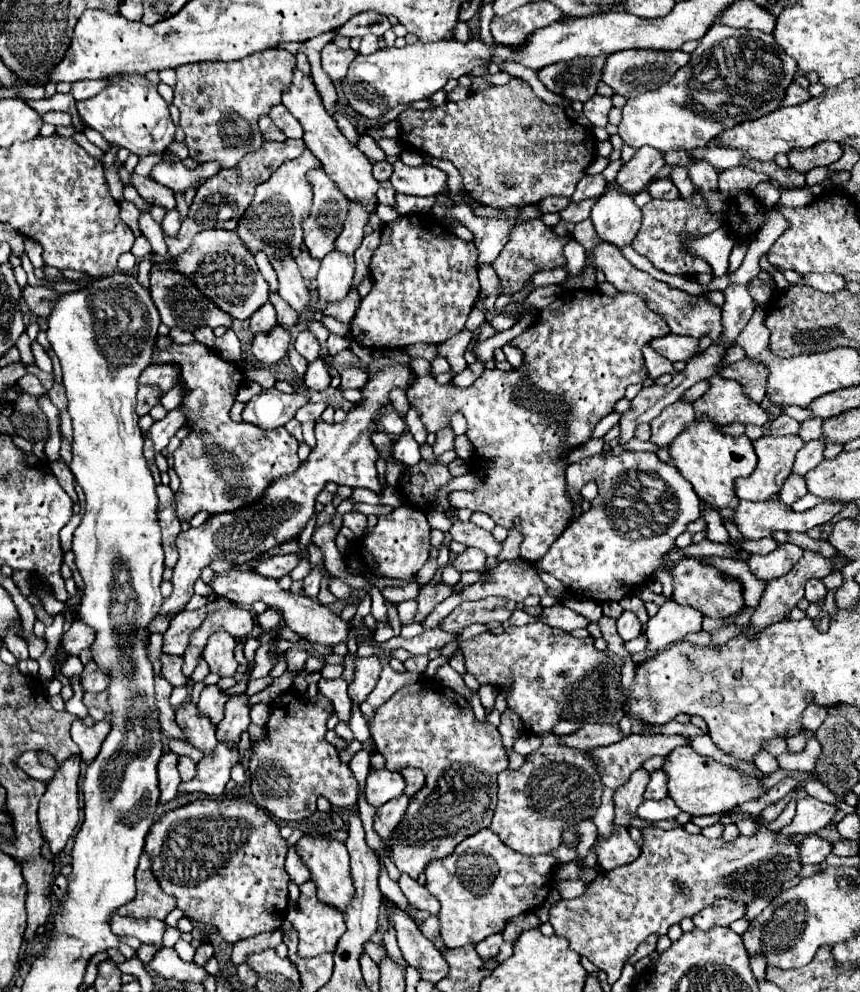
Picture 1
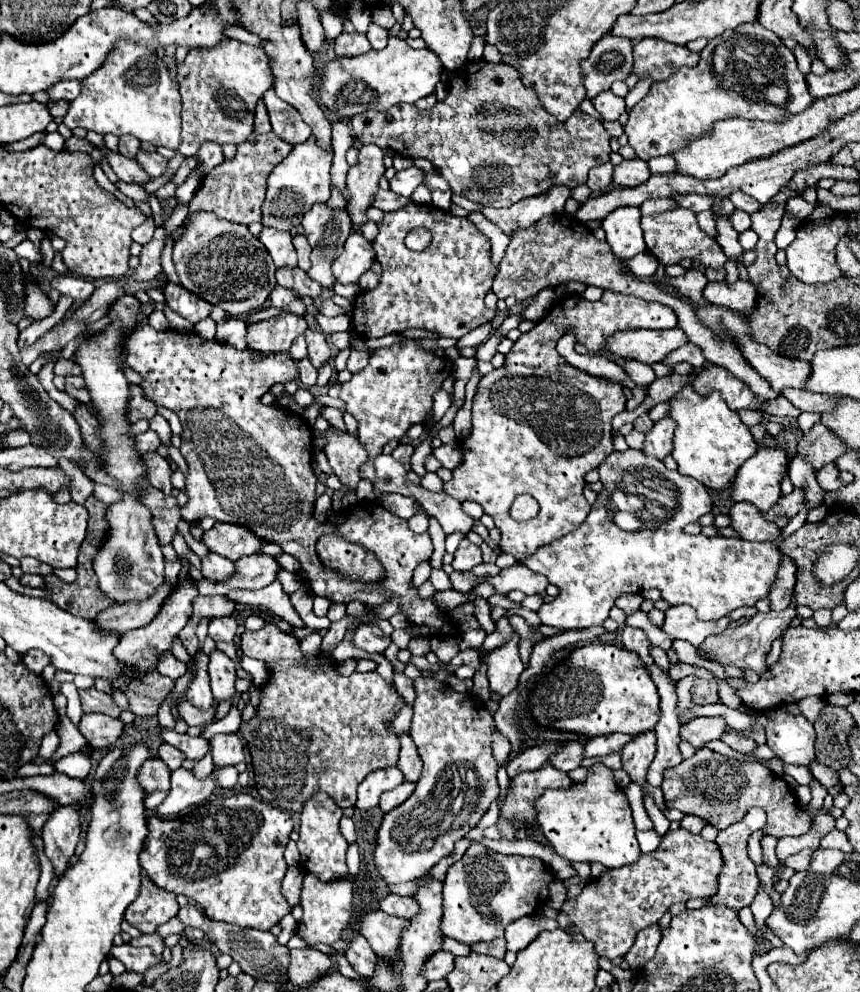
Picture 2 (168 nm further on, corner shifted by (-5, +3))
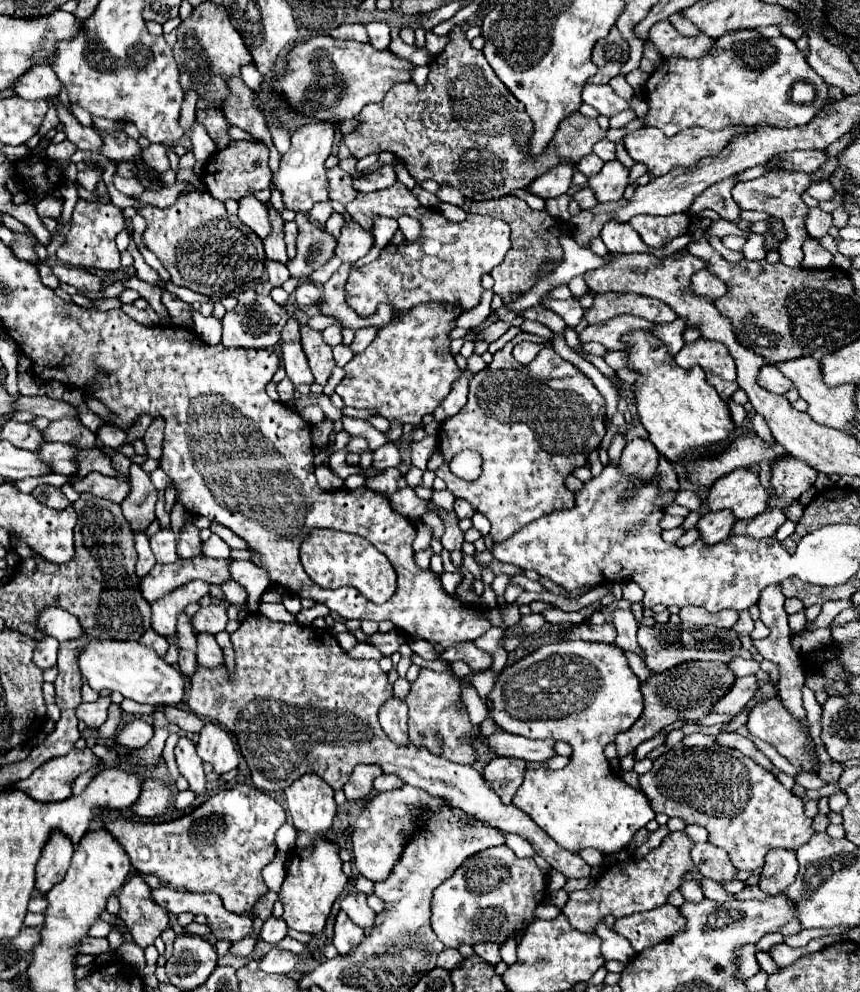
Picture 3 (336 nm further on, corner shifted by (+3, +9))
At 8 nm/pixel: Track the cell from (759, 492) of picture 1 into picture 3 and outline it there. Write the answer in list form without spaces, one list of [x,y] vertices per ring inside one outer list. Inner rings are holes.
[[[737,469],[715,481],[707,497],[709,511],[729,509],[737,521],[757,517],[765,511],[765,505],[767,493],[761,487],[759,477],[747,469]]]

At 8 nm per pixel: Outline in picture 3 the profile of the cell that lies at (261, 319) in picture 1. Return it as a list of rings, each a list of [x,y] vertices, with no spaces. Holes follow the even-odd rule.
[[[269,261],[267,263],[267,273],[269,273],[269,283],[273,287],[281,287],[289,279],[289,271],[287,271],[287,267],[283,263]]]

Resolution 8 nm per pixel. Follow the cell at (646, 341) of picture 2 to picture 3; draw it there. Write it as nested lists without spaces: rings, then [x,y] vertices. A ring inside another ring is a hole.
[[[621,315],[621,317],[613,317],[605,323],[597,323],[597,325],[587,325],[583,333],[579,333],[579,341],[581,343],[589,343],[589,341],[597,341],[601,345],[605,345],[609,351],[621,351],[625,347],[625,343],[621,341],[621,335],[633,331],[633,329],[643,329],[649,331],[653,323],[645,321],[645,319],[637,319],[631,315]]]

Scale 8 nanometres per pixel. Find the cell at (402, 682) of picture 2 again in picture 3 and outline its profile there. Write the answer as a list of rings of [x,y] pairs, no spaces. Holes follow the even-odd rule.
[[[389,699],[381,705],[379,723],[393,743],[409,743],[407,737],[407,703],[399,699]]]

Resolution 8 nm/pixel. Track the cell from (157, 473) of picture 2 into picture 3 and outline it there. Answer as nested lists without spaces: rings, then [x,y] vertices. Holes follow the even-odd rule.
[[[131,465],[131,493],[121,503],[123,515],[129,521],[133,533],[145,531],[155,521],[155,501],[157,491],[149,479],[149,473],[141,469],[141,465]]]

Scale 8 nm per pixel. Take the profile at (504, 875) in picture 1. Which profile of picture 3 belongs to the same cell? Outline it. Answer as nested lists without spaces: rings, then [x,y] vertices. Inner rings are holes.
[[[507,845],[485,849],[469,857],[445,883],[441,883],[433,895],[433,931],[443,941],[445,947],[459,949],[461,945],[477,943],[497,943],[519,937],[525,925],[535,921],[537,905],[547,897],[547,875],[537,867],[533,859],[519,859]]]

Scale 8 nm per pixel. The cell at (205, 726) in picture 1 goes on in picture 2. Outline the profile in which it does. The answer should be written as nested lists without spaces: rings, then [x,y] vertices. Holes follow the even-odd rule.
[[[199,651],[197,653],[197,669],[195,669],[195,677],[185,693],[185,699],[195,705],[197,709],[211,709],[215,699],[211,695],[211,689],[209,689],[209,675],[207,675],[207,663],[209,659]]]

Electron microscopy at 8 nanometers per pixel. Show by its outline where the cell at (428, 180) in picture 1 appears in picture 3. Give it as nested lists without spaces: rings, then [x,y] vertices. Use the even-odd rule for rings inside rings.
[[[379,167],[377,171],[373,171],[371,175],[353,179],[353,187],[357,187],[359,193],[371,193],[371,191],[379,191],[385,189],[389,185],[393,185],[395,179],[395,171],[393,167]]]

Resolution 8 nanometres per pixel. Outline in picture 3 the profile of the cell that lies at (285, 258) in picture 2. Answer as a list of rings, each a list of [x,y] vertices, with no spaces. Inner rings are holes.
[[[245,195],[245,199],[239,199],[239,213],[237,213],[237,217],[247,227],[251,227],[261,239],[267,237],[269,231],[271,231],[271,223],[267,219],[267,209],[253,195]]]

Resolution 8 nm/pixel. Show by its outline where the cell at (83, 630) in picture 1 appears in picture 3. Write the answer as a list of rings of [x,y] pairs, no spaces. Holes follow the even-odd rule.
[[[199,557],[197,559],[177,559],[175,563],[157,563],[153,571],[141,581],[141,593],[143,597],[153,603],[161,595],[193,581],[201,579],[209,585],[221,585],[229,577],[229,559],[209,559]]]

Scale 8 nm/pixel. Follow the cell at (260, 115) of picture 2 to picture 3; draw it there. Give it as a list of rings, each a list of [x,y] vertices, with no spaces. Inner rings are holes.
[[[241,77],[229,79],[229,93],[231,95],[229,99],[225,99],[223,107],[223,113],[229,119],[229,123],[239,129],[245,129],[247,133],[261,139],[261,143],[271,147],[273,141],[269,129],[265,127],[265,117],[261,115],[259,107],[253,105],[253,93],[249,87],[245,87]]]

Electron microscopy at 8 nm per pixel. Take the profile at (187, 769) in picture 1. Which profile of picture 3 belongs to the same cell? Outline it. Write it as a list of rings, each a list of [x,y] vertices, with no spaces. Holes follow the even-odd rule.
[[[133,719],[113,737],[113,741],[125,749],[139,749],[145,747],[151,741],[151,737],[153,737],[153,727],[143,719]]]

